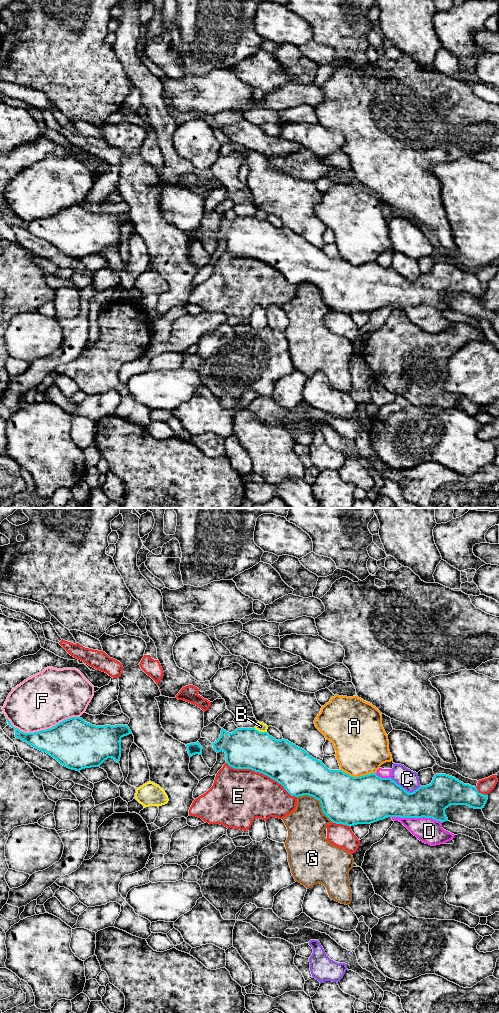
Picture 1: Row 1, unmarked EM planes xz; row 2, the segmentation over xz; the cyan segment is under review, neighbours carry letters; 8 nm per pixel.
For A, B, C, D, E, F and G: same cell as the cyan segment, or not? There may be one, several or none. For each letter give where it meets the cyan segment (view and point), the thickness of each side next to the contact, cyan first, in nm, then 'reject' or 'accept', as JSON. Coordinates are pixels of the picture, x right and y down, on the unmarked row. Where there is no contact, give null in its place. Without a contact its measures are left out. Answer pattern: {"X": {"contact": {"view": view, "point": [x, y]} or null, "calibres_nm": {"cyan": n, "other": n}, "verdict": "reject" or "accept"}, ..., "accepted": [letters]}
{"A": {"contact": {"view": "xz", "point": [358, 265]}, "calibres_nm": {"cyan": 400, "other": 420}, "verdict": "reject"}, "B": {"contact": {"view": "xz", "point": [260, 220]}, "calibres_nm": {"cyan": 340, "other": 80}, "verdict": "reject"}, "C": {"contact": {"view": "xz", "point": [404, 277]}, "calibres_nm": {"cyan": 340, "other": 160}, "verdict": "reject"}, "D": {"contact": {"view": "xz", "point": [417, 305]}, "calibres_nm": {"cyan": 280, "other": 200}, "verdict": "reject"}, "E": {"contact": {"view": "xz", "point": [261, 260]}, "calibres_nm": {"cyan": 340, "other": 440}, "verdict": "accept"}, "F": {"contact": {"view": "xz", "point": [42, 218]}, "calibres_nm": {"cyan": 360, "other": 440}, "verdict": "reject"}, "G": {"contact": {"view": "xz", "point": [318, 287]}, "calibres_nm": {"cyan": 400, "other": 300}, "verdict": "reject"}, "accepted": ["E"]}

